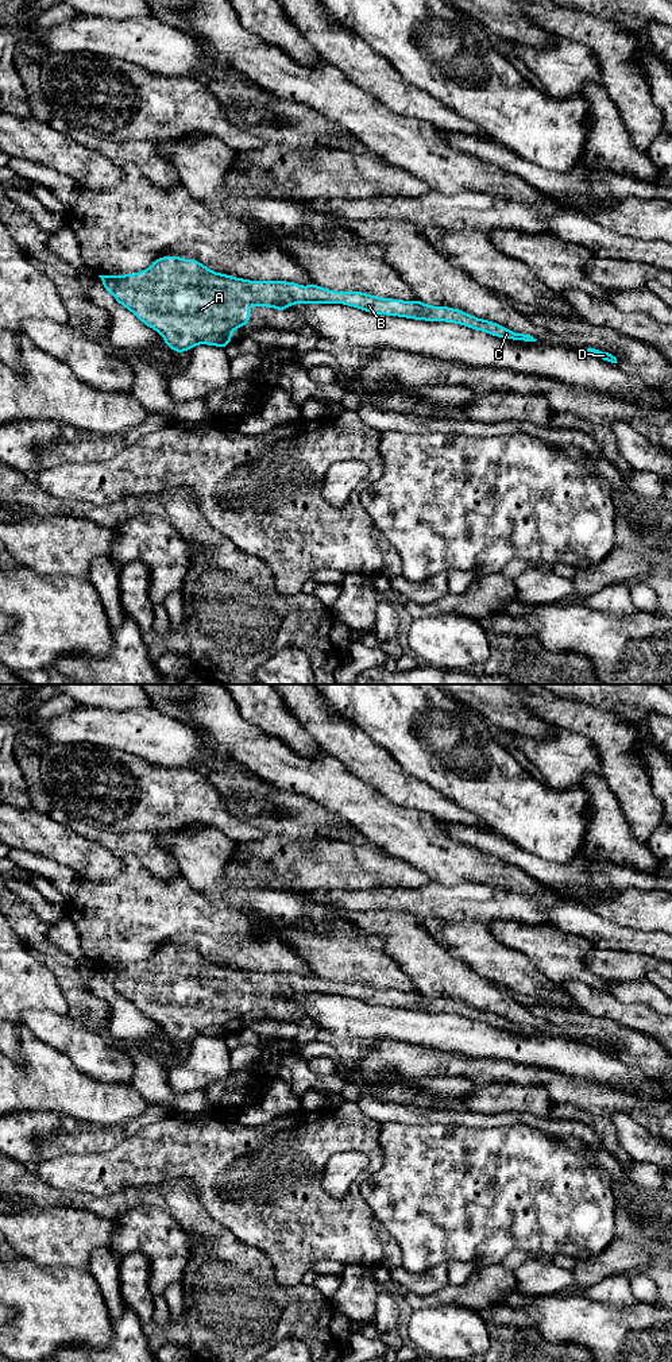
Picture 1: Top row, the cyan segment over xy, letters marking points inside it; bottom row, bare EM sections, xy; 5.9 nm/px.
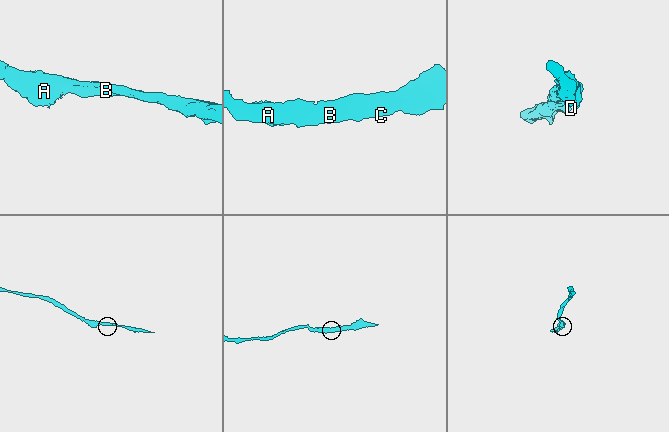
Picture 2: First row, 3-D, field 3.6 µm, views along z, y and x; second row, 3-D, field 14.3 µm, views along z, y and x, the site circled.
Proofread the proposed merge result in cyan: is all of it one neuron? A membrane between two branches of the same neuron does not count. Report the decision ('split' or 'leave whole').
leave whole

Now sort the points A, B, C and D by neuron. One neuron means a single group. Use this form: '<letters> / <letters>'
A B C D

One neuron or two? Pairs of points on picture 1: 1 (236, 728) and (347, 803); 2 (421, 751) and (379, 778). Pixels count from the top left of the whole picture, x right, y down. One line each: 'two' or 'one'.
1: one
2: two

